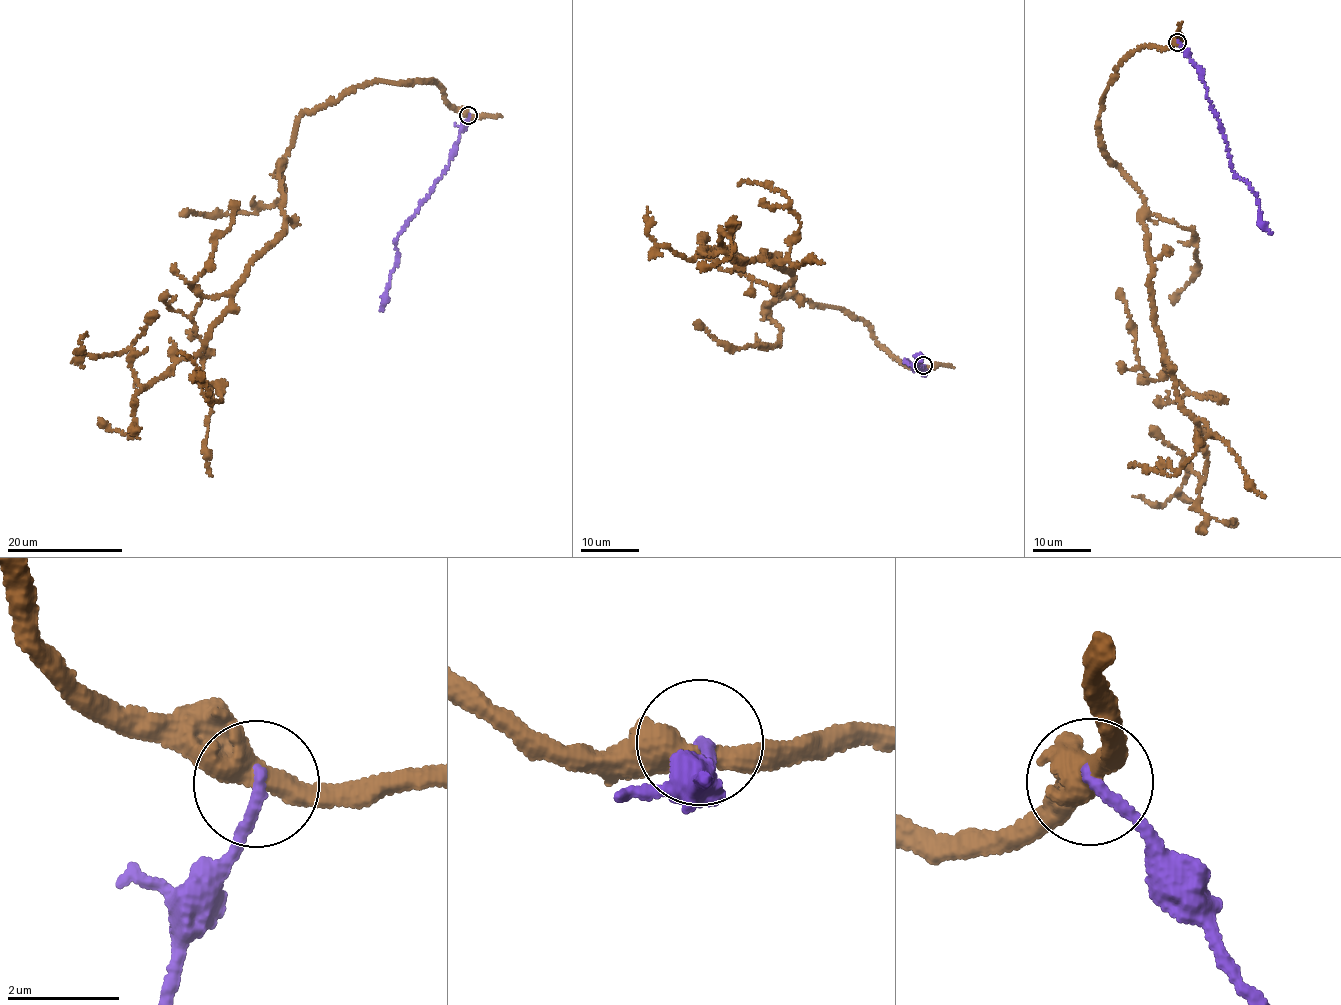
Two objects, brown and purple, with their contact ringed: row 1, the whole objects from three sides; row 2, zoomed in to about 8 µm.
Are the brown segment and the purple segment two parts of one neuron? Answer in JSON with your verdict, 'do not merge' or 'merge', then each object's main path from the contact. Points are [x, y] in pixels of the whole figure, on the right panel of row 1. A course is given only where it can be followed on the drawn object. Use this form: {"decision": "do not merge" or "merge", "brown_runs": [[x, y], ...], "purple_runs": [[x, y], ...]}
{"decision": "do not merge", "brown_runs": [[1177, 42], [1134, 50], [1097, 117], [1143, 200], [1155, 328], [1206, 458], [1163, 505], [1133, 497]], "purple_runs": [[1177, 42], [1197, 68], [1224, 134], [1233, 169], [1254, 192], [1261, 220], [1272, 235]]}

